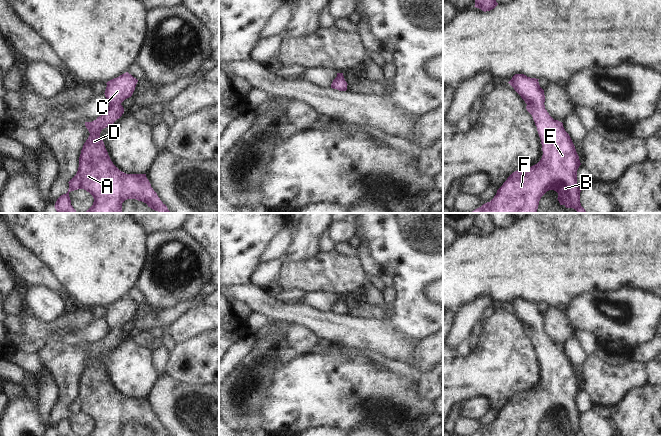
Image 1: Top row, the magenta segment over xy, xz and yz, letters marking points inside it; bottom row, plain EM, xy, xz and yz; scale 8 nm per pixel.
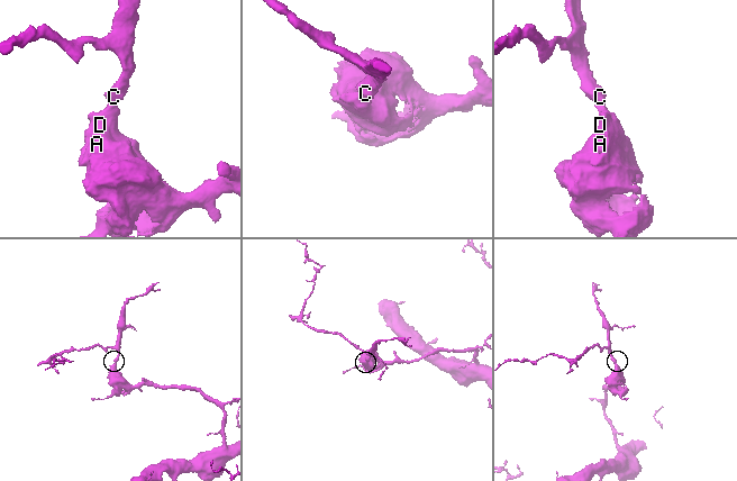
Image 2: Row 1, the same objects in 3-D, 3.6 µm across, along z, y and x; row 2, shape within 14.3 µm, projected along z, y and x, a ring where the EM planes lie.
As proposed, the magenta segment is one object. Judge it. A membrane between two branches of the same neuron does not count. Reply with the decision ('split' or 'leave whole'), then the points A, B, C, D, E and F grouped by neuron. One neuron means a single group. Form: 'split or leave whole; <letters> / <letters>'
leave whole; A B C D E F

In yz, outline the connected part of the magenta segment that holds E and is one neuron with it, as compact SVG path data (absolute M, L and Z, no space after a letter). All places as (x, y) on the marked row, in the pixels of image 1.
M515 74L508 82L527 104L526 109L532 115L542 144L541 160L526 169L513 172L497 190L494 198L470 213L537 213L541 197L549 190L558 193L560 205L573 208L578 213L587 213L580 203L580 188L577 184L577 170L581 165L575 146L563 127L563 123L554 120L545 109L544 90L539 79Z

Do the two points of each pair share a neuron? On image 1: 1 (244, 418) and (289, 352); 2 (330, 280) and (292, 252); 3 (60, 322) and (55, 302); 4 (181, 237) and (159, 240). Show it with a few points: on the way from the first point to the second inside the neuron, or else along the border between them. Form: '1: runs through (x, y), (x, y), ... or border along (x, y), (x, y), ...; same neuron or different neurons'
1: runs through (248, 400), (259, 387), (261, 375), (271, 365); same neuron
2: border along (320, 252), (303, 260), (282, 264); different neurons
3: border along (65, 313), (51, 321), (36, 319); different neurons
4: runs through (176, 239), (164, 240); same neuron

